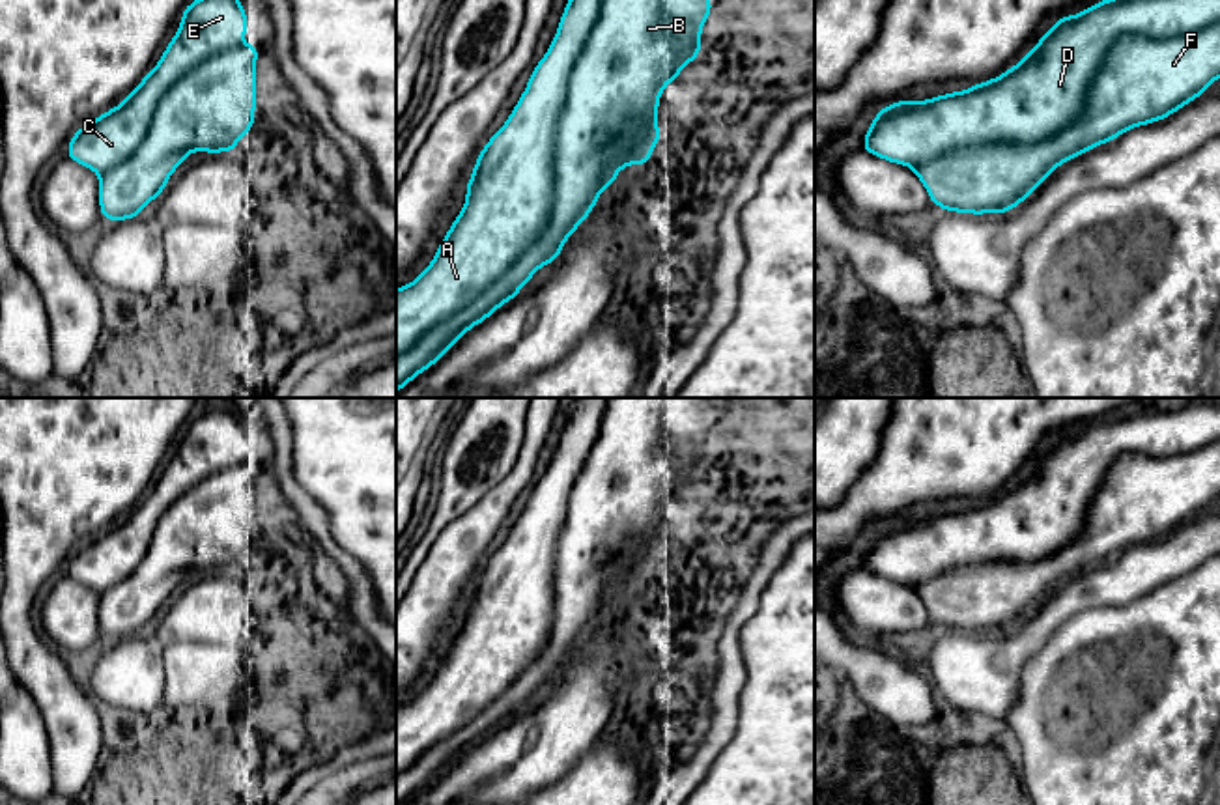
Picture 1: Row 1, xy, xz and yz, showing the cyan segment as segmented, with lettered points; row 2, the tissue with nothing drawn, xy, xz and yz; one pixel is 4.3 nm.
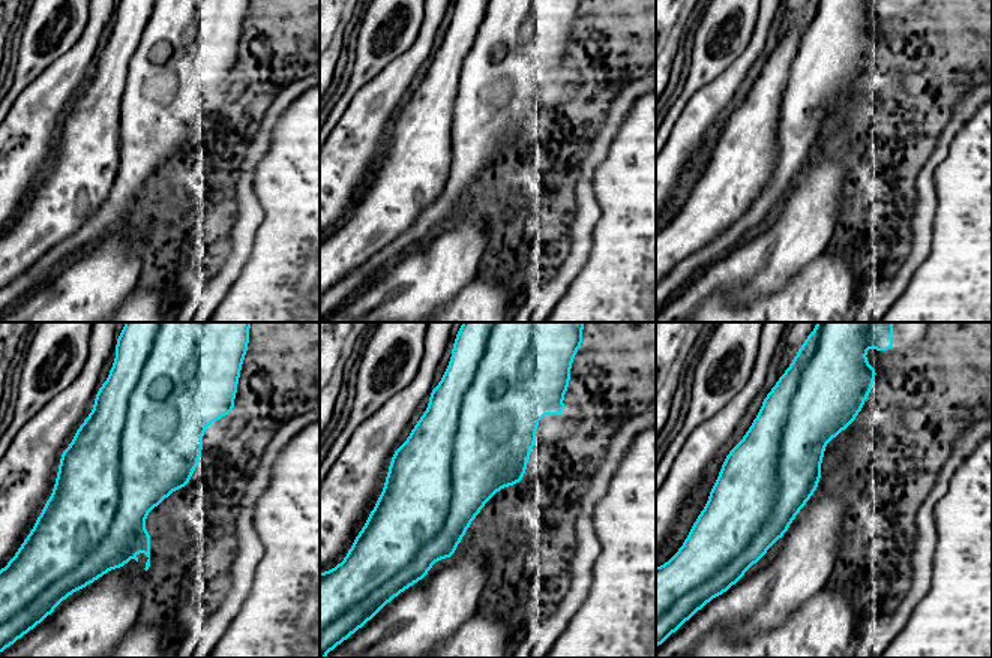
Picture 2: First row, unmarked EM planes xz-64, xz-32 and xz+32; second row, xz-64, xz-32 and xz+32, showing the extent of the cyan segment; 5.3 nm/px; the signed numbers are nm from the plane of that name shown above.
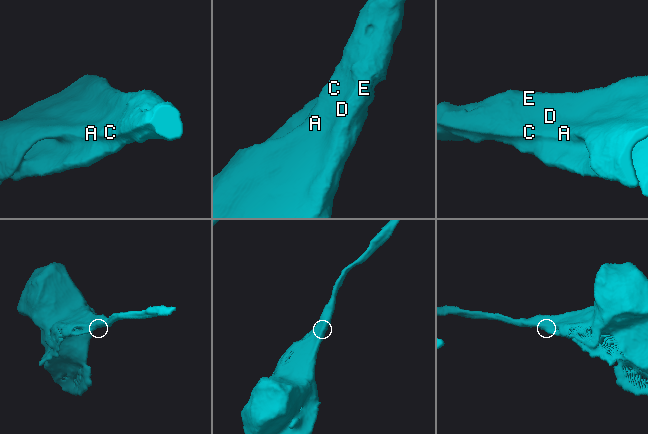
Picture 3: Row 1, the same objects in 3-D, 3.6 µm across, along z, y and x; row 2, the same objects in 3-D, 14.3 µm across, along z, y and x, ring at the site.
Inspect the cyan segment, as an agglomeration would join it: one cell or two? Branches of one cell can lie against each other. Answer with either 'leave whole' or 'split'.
split

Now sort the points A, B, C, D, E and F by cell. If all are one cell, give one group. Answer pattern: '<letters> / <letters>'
A C D E / B F

